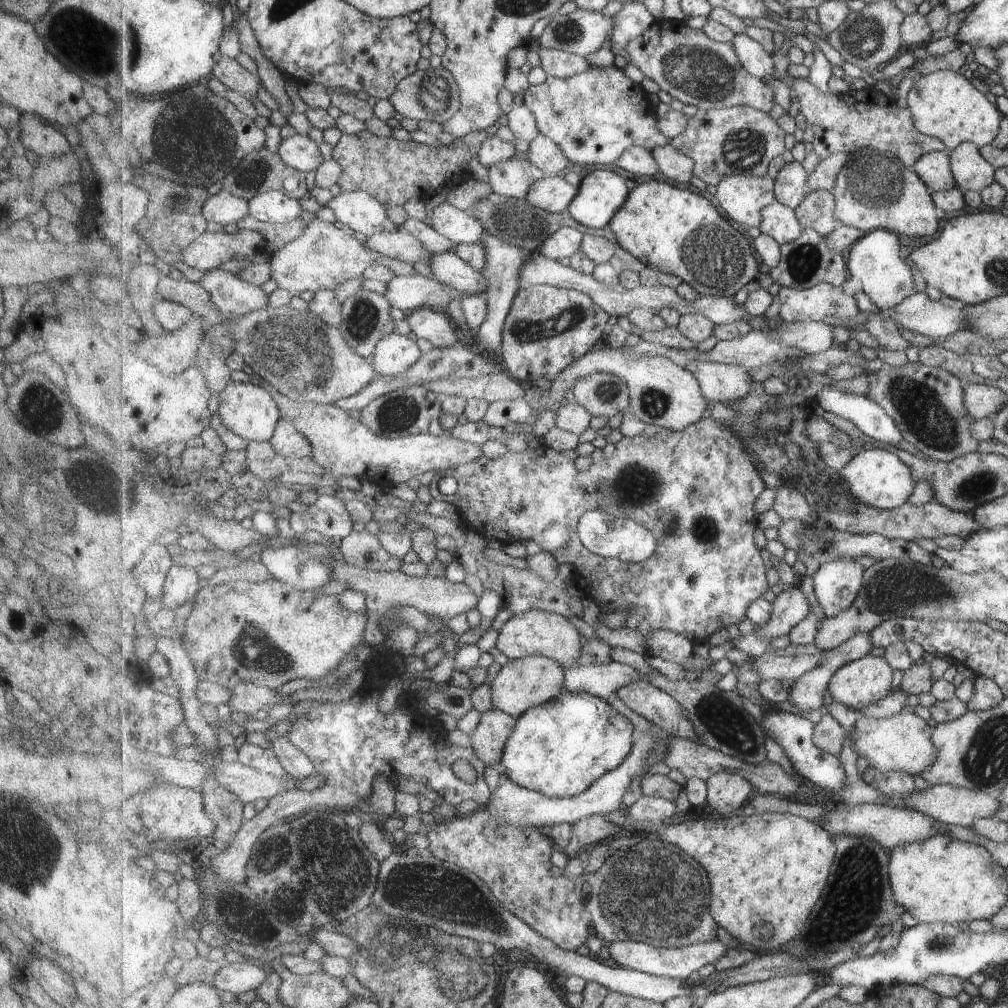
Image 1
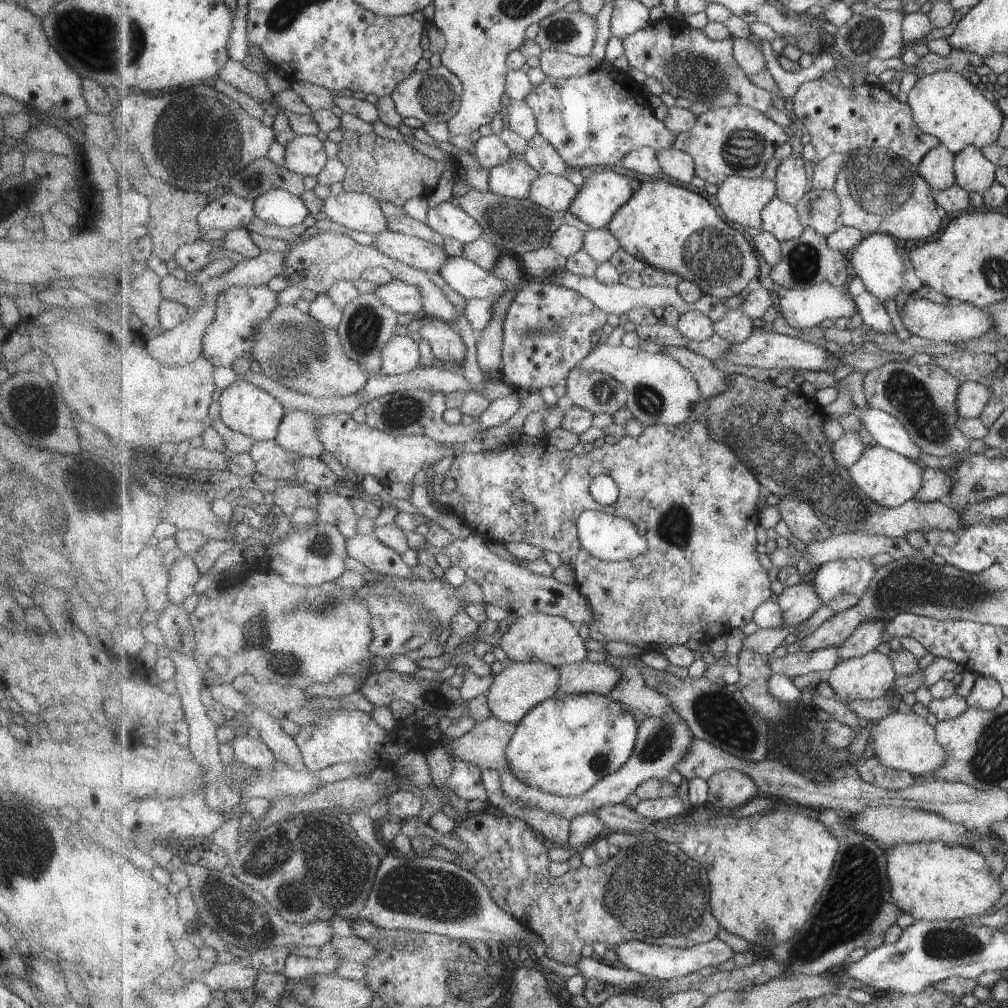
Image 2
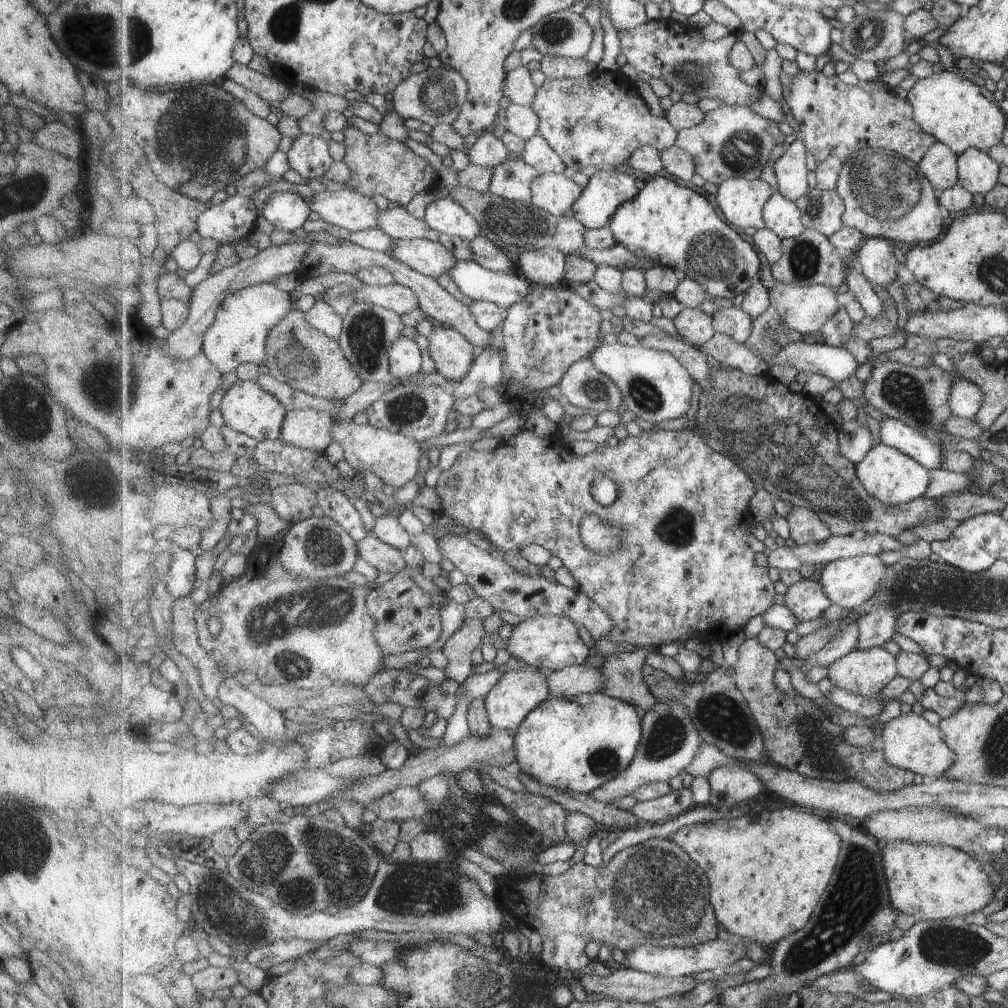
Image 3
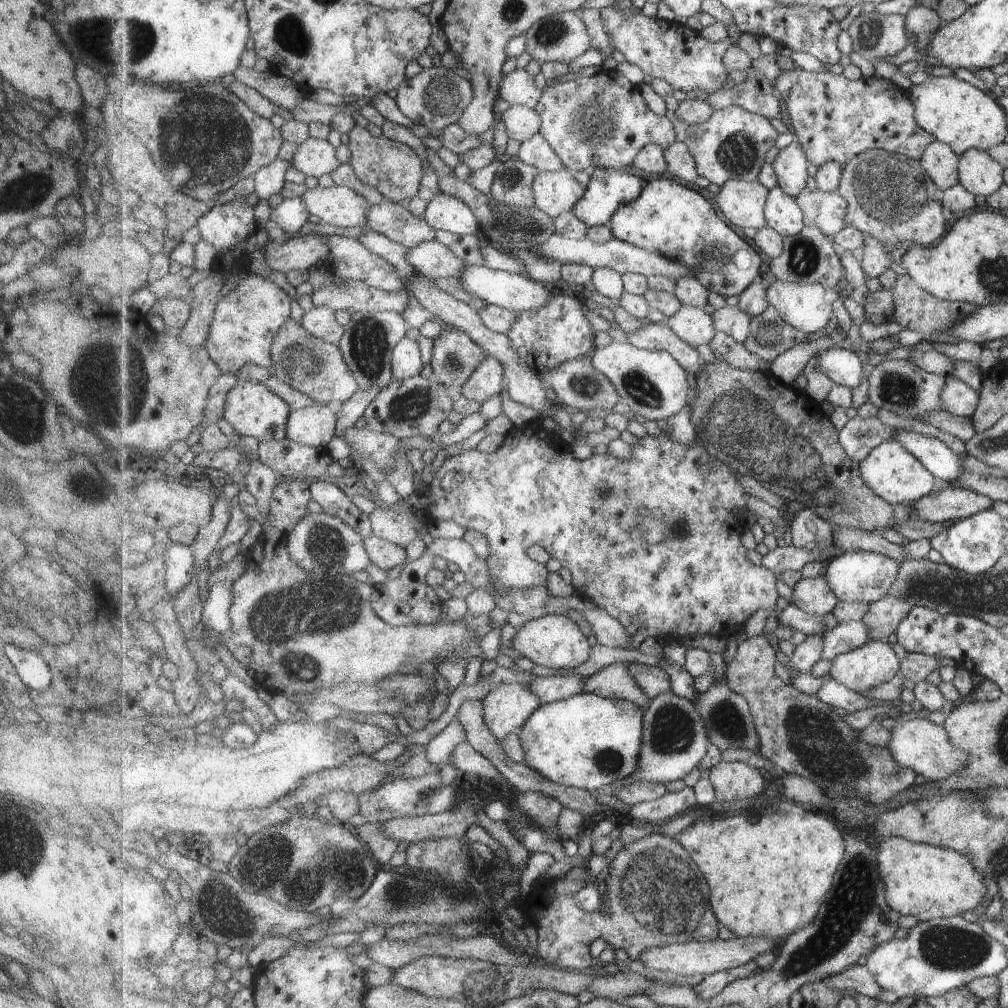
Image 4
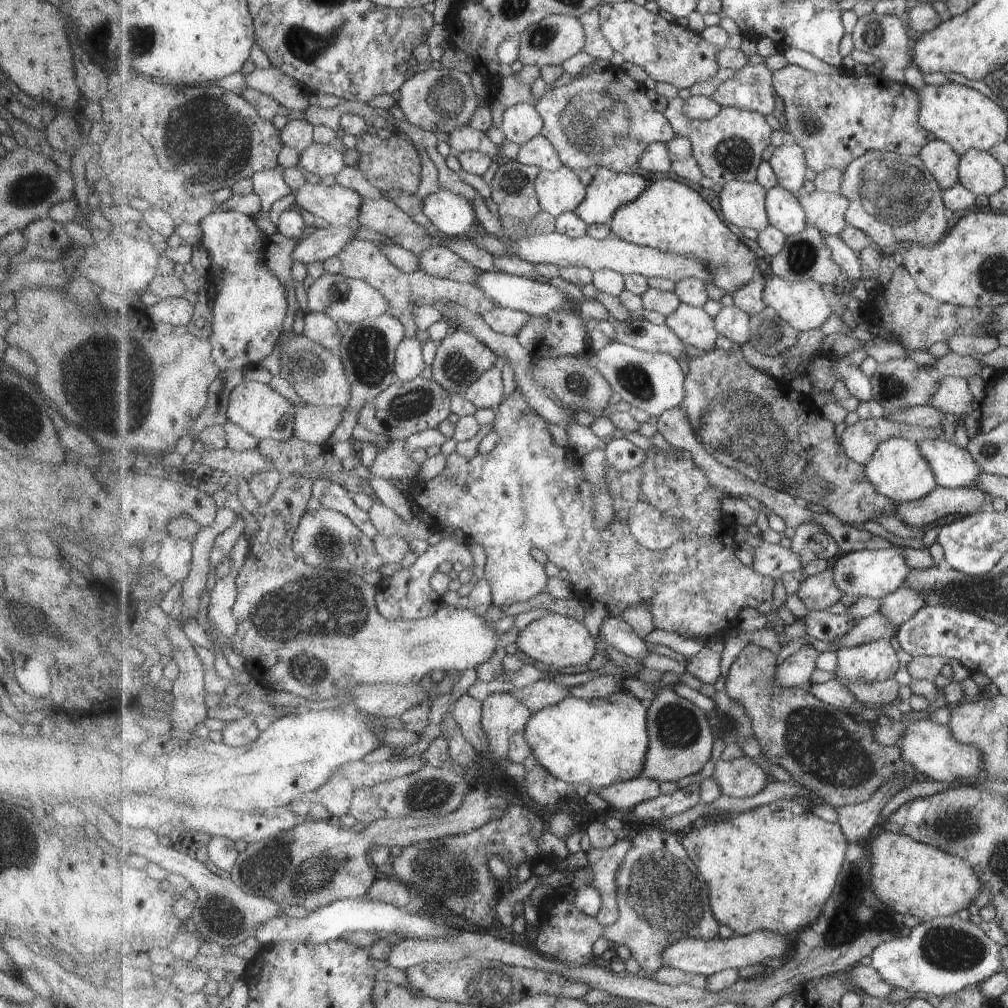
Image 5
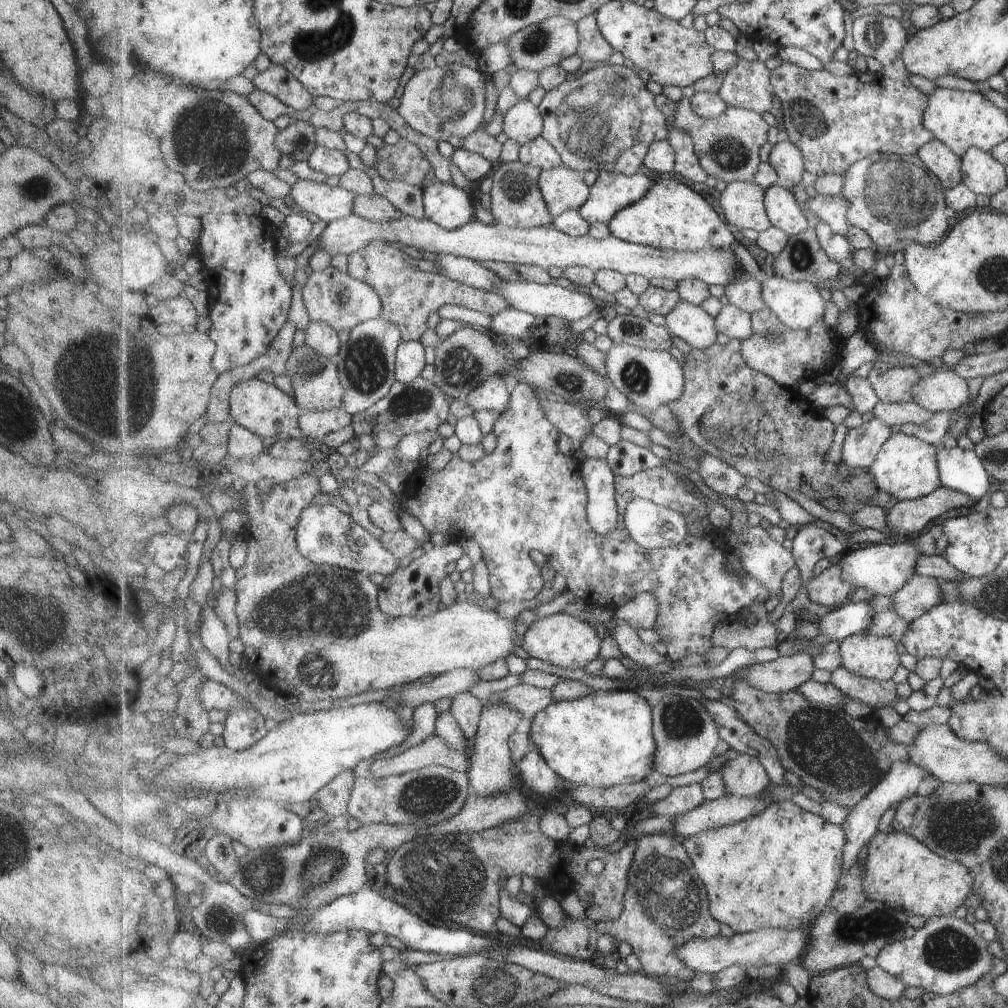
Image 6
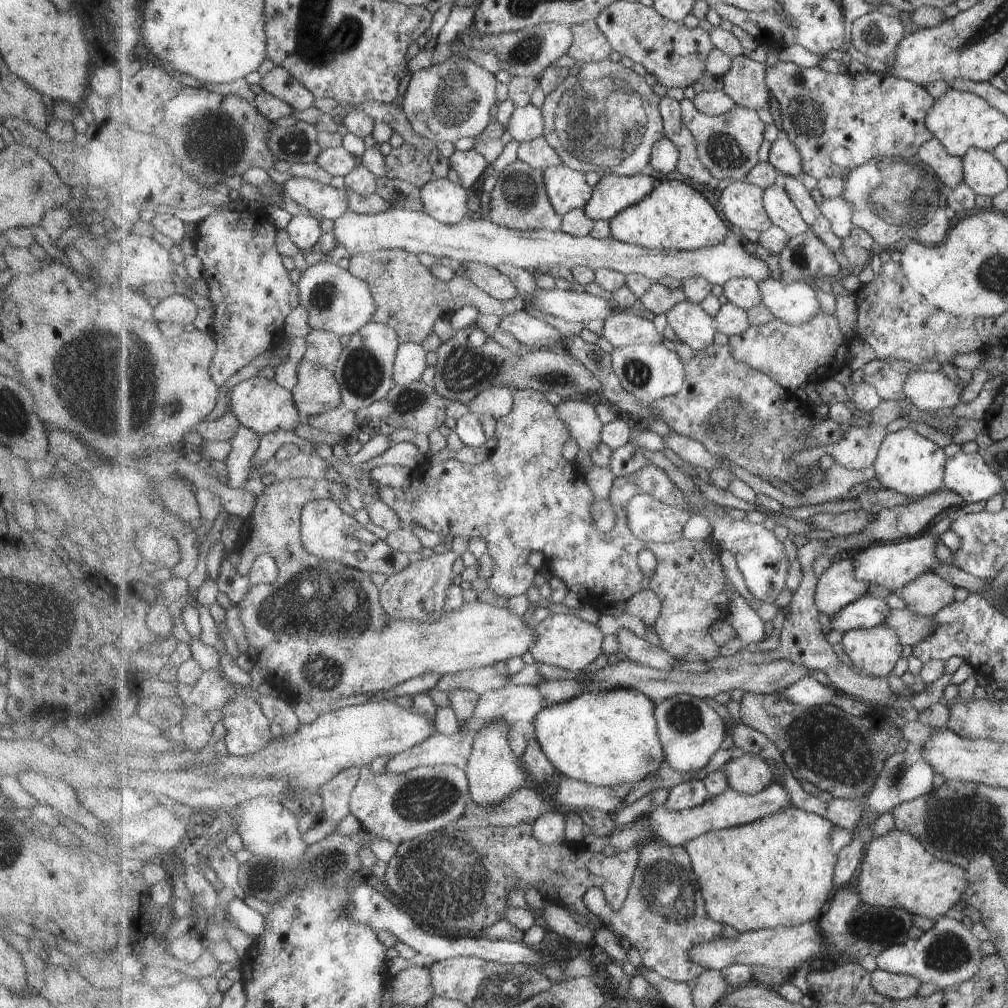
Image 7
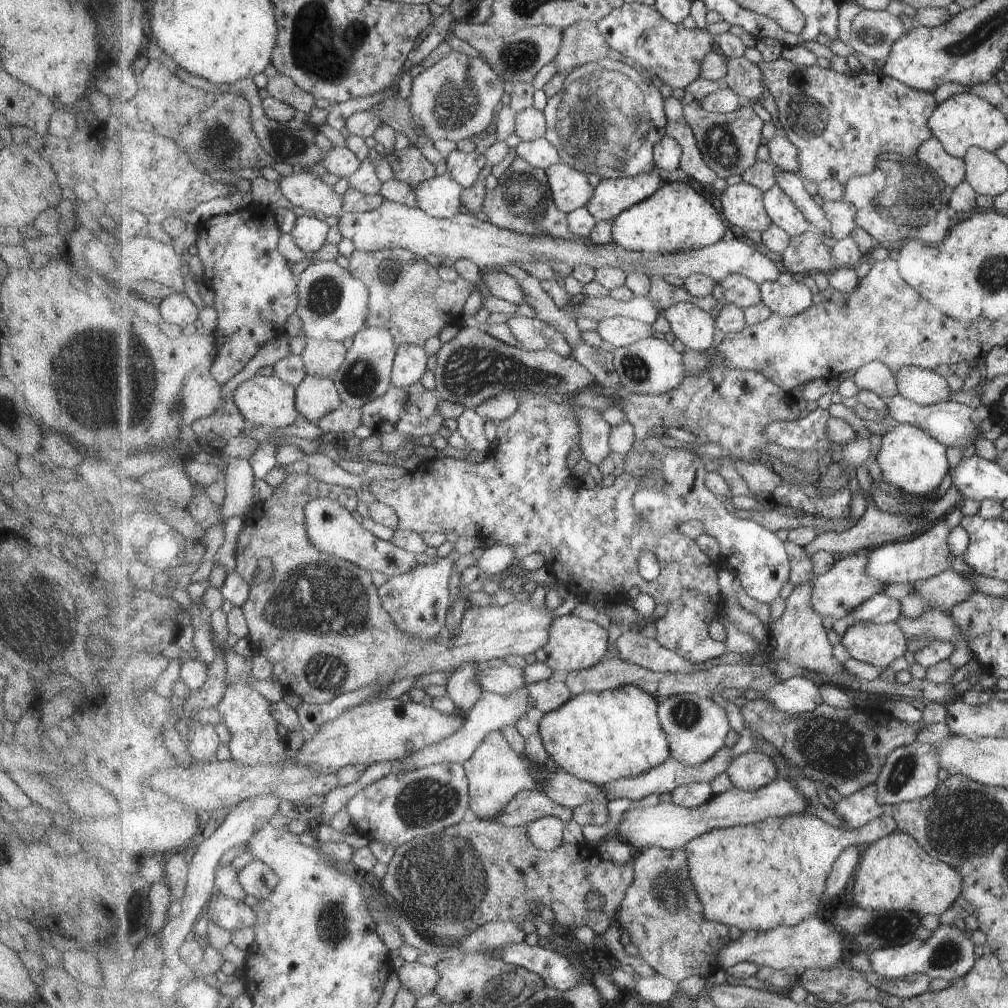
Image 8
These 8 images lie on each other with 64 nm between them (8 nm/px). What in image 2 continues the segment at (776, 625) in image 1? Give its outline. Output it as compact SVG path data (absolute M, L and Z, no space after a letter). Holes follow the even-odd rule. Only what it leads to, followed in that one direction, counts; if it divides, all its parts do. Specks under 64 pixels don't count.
M803 579L798 585L786 587L778 596L777 604L783 608L787 627L795 628L807 622L821 606L824 606L815 585L807 583L807 579Z

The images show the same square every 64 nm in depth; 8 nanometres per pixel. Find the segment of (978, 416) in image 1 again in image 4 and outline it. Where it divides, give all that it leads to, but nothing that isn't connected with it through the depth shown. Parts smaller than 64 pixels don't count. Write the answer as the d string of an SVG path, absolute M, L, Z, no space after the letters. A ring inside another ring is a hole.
M950 377L947 386L943 388L943 408L951 414L972 419L975 414L981 392L977 392L958 378Z

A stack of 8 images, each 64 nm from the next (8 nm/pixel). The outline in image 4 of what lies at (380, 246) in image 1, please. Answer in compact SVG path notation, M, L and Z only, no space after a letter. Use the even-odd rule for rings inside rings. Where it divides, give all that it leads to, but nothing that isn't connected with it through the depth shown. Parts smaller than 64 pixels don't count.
M437 240L423 242L415 248L407 248L407 260L417 273L429 279L458 278L465 272L466 262Z

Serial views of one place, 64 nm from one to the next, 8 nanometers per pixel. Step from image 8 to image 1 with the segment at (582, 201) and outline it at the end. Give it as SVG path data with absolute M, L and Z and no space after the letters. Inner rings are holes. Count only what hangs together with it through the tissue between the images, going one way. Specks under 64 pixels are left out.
M548 176L546 179L538 180L531 186L526 199L527 202L531 202L533 206L541 208L541 210L561 214L568 210L577 194L579 194L578 186L569 184L563 177Z

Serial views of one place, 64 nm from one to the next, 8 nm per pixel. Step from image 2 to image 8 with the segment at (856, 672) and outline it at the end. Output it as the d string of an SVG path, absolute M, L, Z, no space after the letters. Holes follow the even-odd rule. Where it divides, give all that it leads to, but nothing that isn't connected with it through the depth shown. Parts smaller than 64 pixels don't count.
M894 620L849 626L842 636L841 643L848 651L849 656L873 666L881 675L885 669L891 666L893 660L904 657L905 652L908 651L905 634Z

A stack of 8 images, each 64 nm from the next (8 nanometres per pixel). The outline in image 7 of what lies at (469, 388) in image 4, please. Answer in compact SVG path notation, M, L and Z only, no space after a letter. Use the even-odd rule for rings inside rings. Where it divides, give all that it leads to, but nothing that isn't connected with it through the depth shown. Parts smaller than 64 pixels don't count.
M493 386L485 392L481 392L475 400L467 402L473 413L480 417L492 416L496 420L507 416L515 408L514 387Z

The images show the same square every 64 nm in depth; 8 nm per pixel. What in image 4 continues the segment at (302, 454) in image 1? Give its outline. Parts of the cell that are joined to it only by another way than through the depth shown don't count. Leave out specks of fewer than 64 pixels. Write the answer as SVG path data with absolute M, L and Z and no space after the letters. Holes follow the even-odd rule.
M317 403L314 406L303 407L291 412L289 421L287 422L287 439L297 444L305 444L314 448L326 451L326 447L337 437L337 420L339 416L338 407L329 404L322 405Z

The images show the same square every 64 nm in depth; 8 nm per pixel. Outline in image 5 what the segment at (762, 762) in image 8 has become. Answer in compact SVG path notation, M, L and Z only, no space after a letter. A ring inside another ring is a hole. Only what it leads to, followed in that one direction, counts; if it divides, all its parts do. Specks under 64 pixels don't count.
M747 755L732 761L719 760L712 767L712 777L719 782L723 794L733 798L753 797L765 790L771 779L767 770Z

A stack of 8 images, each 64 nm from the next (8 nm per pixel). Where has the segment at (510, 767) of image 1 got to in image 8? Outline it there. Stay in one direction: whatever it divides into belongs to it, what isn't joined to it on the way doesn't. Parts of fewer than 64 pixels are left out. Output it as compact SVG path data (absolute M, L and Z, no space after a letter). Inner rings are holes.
M623 686L603 692L586 692L575 695L557 710L538 715L539 732L551 760L559 770L567 771L579 780L605 786L623 777L637 778L647 774L649 770L657 768L671 757L669 740L659 718L659 704L660 701L655 696L637 686Z

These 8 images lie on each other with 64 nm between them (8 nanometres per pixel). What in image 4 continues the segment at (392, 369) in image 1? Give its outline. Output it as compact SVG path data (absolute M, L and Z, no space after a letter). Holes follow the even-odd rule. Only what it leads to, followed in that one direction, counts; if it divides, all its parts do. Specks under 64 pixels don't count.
M403 337L392 352L392 367L395 380L405 380L421 374L423 358L416 340Z

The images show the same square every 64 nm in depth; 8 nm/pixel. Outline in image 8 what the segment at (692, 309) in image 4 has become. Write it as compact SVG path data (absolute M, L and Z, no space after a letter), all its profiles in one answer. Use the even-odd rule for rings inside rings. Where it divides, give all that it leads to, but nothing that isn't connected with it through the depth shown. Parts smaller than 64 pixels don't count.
M689 302L679 303L664 311L663 318L686 348L705 353L714 345L717 319L699 306Z

